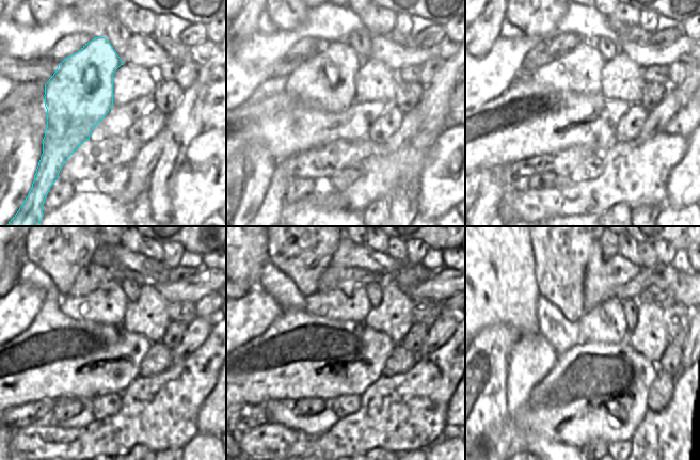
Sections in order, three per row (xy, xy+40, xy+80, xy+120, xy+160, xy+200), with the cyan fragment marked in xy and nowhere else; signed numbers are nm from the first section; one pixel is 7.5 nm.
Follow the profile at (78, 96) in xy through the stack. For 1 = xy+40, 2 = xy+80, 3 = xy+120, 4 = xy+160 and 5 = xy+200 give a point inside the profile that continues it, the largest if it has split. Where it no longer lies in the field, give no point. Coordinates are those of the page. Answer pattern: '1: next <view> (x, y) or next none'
1: next xy+40 (327, 78)
2: next xy+80 (579, 70)
3: next xy+120 (107, 304)
4: next xy+160 (350, 304)
5: next xy+200 (611, 313)

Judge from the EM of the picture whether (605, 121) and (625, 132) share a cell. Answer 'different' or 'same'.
different

